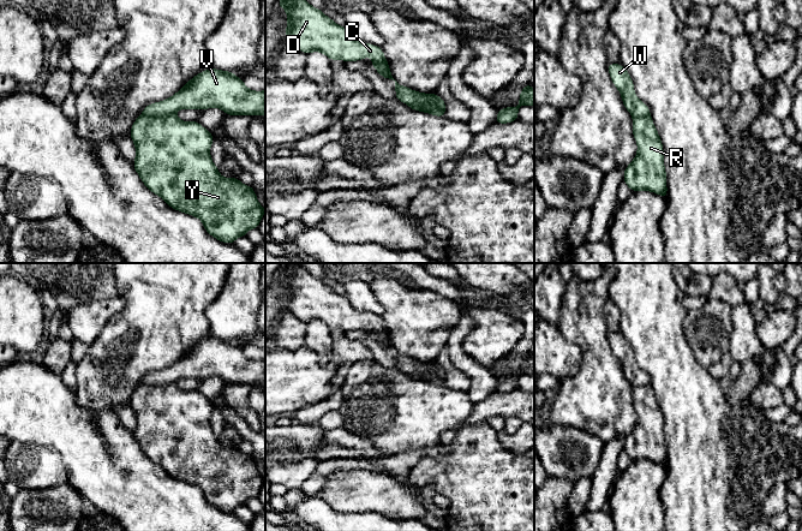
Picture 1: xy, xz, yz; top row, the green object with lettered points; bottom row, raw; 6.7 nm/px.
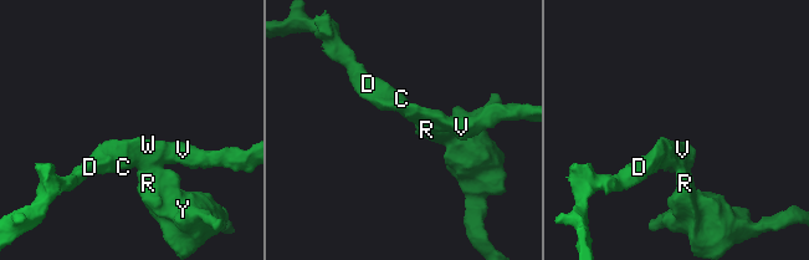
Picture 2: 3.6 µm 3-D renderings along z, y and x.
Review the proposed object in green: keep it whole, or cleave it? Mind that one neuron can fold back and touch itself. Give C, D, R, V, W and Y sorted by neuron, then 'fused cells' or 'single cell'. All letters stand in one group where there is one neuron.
C D V W / R Y; fused cells

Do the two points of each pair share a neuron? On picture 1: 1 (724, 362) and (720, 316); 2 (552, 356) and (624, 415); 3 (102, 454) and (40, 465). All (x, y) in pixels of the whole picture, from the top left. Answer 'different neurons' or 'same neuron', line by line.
1: different neurons
2: different neurons
3: different neurons

